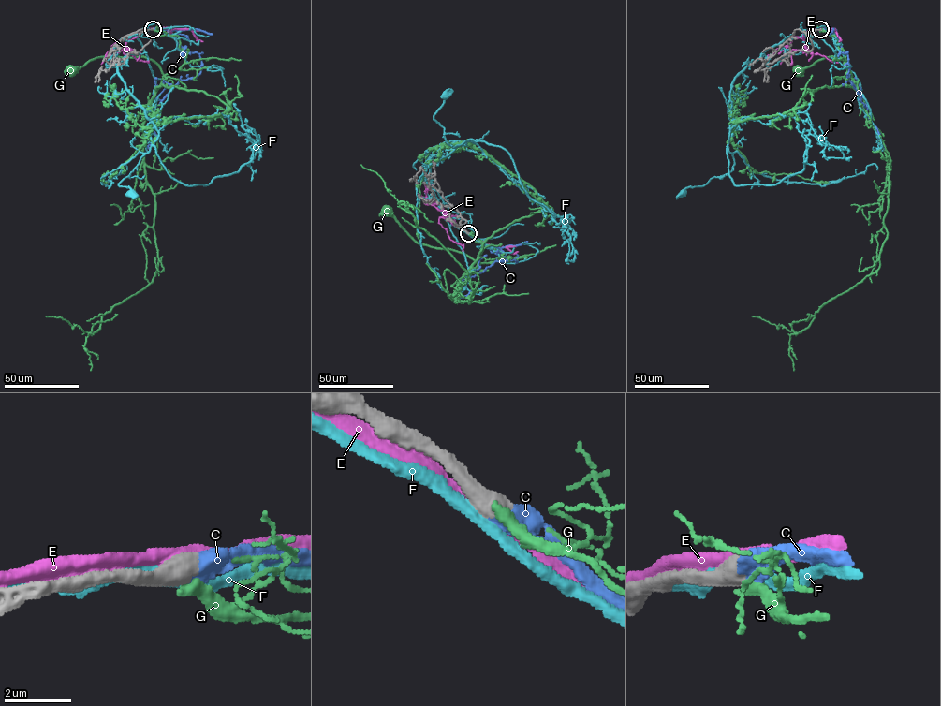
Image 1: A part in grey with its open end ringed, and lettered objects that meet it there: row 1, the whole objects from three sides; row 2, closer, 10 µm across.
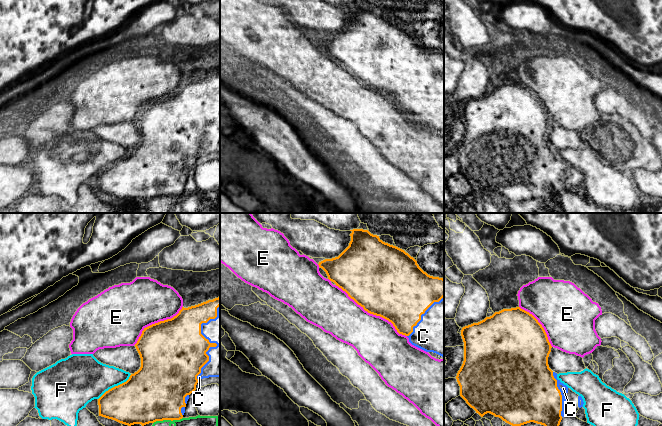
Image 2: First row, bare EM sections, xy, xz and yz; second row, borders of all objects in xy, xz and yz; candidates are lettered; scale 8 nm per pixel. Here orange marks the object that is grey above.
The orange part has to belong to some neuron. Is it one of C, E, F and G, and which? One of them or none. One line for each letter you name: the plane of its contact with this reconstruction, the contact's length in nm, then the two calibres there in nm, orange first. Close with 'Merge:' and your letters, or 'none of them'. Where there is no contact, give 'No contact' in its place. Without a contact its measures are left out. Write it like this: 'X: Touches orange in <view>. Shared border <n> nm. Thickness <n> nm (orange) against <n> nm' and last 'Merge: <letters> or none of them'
C: Touches orange in xz. Shared border 440 nm. Thickness 500 nm (orange) against 400 nm
Merge: C

